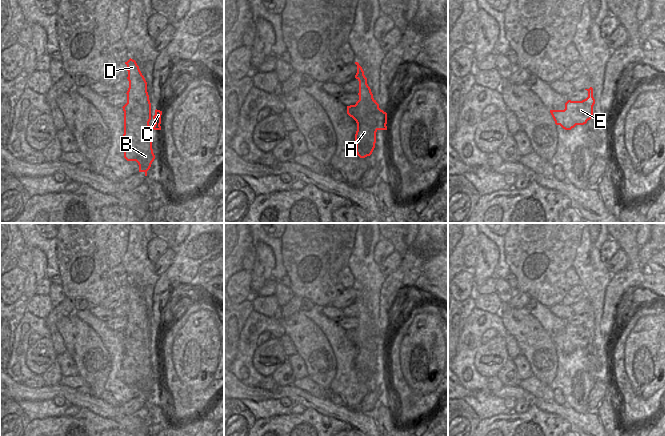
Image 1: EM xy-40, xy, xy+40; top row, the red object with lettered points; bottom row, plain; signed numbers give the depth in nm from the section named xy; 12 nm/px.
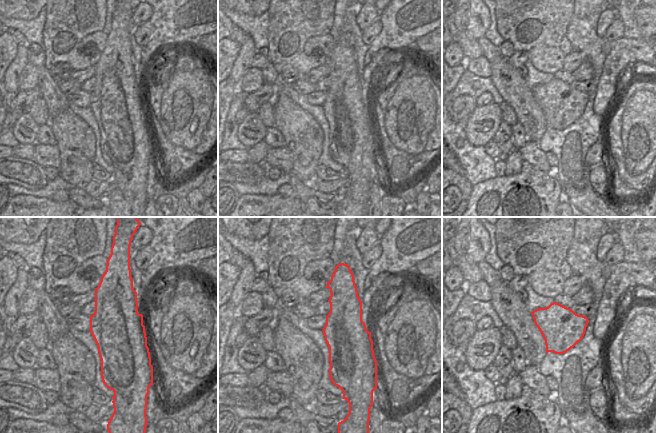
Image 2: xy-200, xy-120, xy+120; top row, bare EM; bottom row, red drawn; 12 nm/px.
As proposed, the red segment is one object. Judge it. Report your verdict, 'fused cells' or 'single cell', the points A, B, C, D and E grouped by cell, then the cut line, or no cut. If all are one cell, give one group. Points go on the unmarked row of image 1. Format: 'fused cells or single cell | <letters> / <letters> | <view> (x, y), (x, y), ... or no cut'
fused cells | A B C D / E | xy (354, 329), (350, 330)

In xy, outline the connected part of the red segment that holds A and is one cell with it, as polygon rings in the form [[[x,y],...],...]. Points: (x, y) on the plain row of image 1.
[[[358,286],[355,302],[359,305],[359,324],[354,330],[347,330],[347,338],[357,347],[355,358],[356,377],[360,382],[370,380],[375,372],[376,356],[387,354],[387,337],[379,332],[373,322],[367,302]]]

